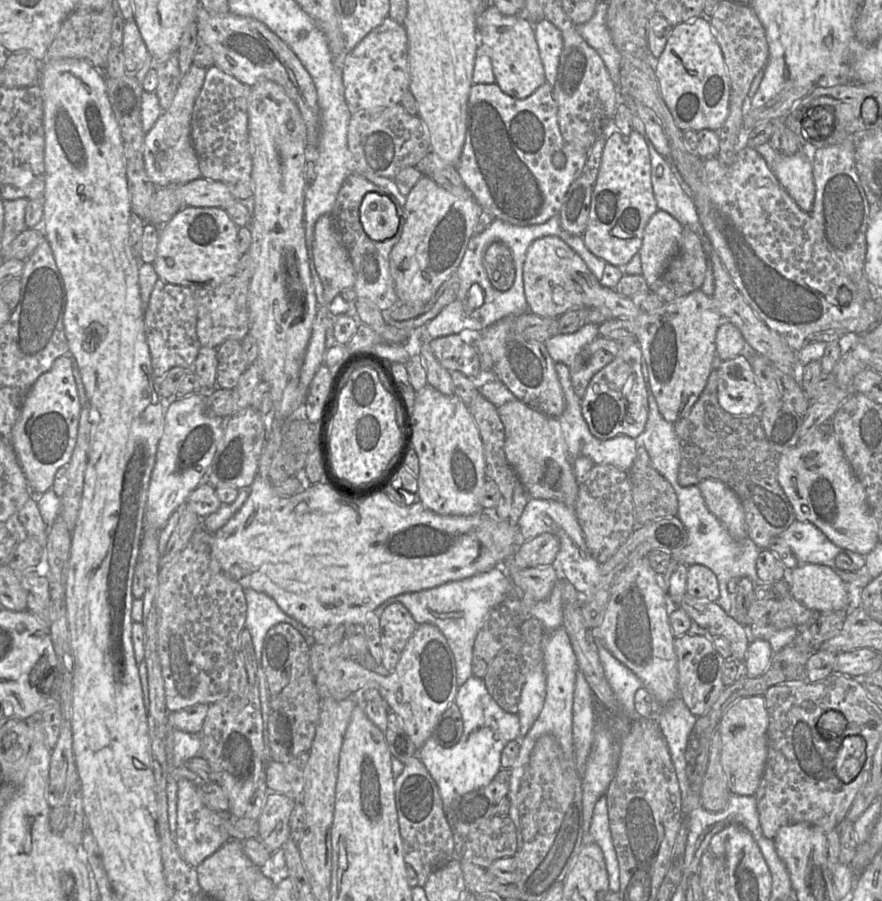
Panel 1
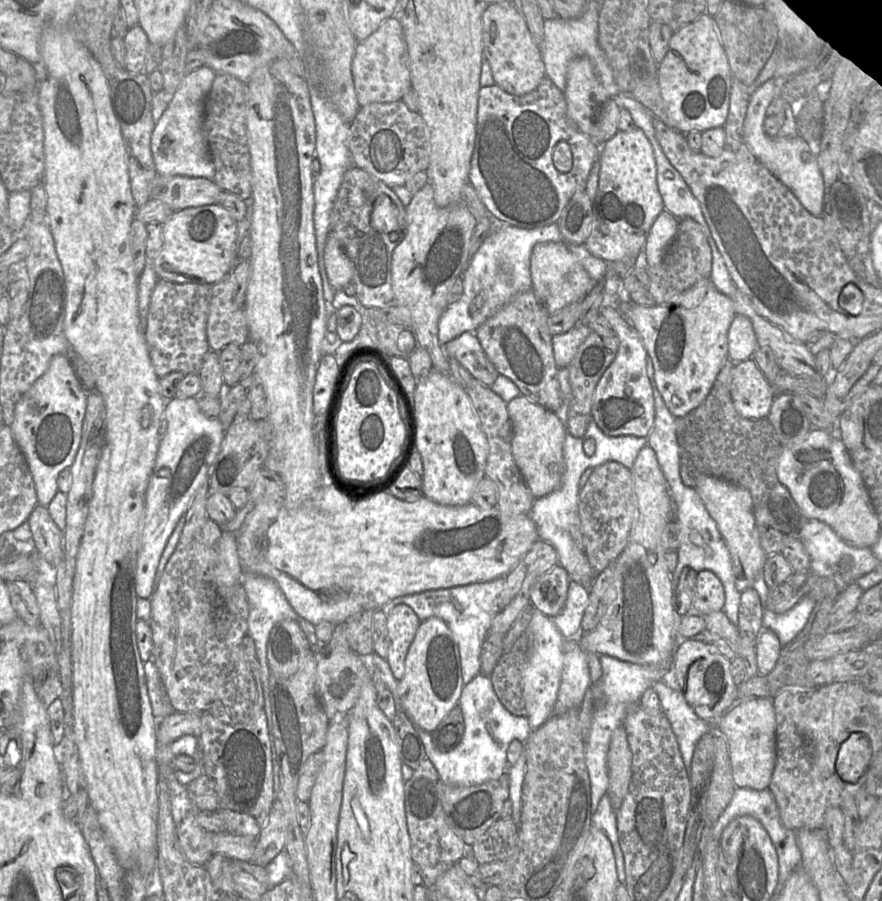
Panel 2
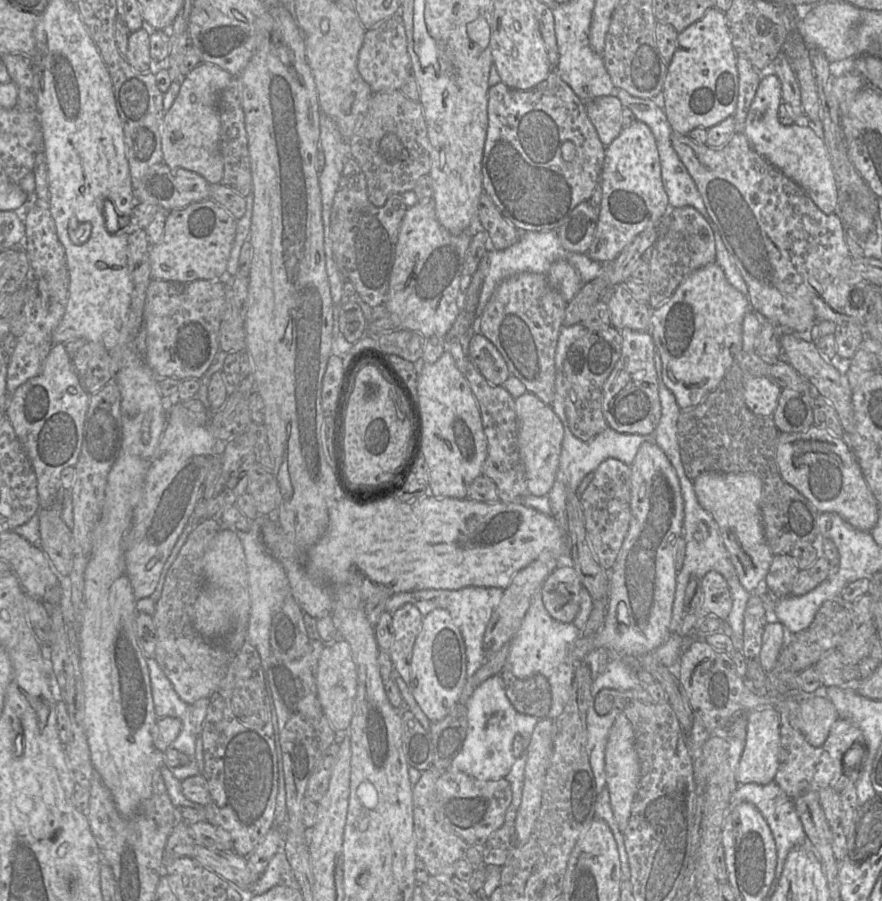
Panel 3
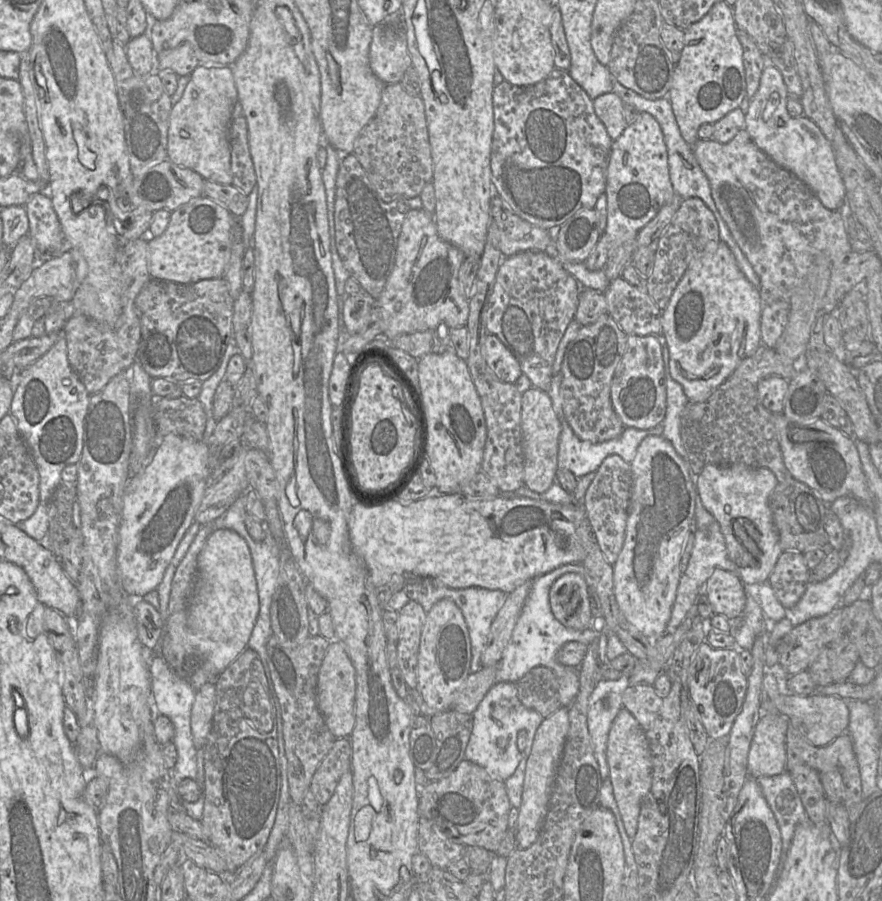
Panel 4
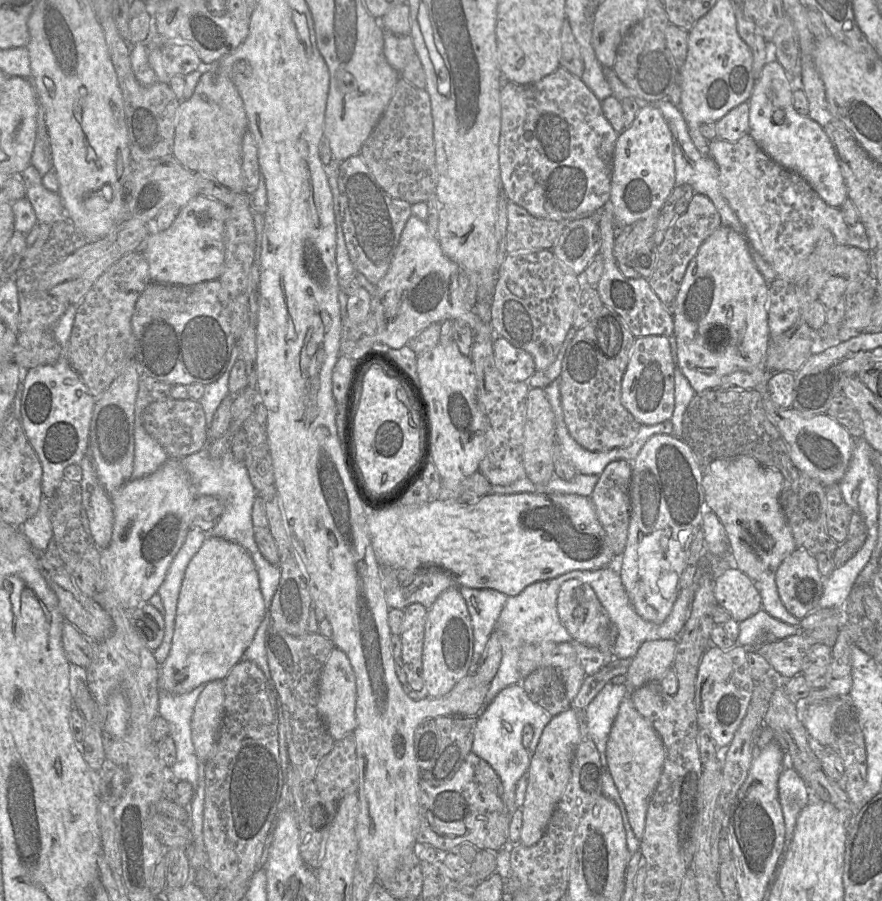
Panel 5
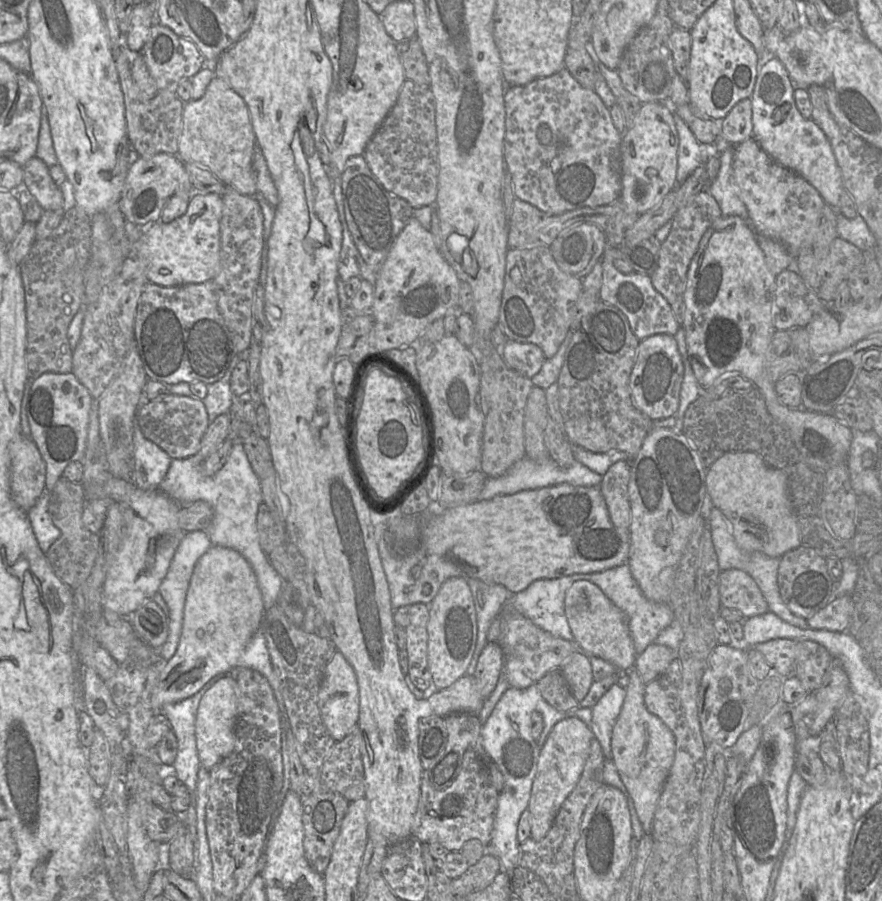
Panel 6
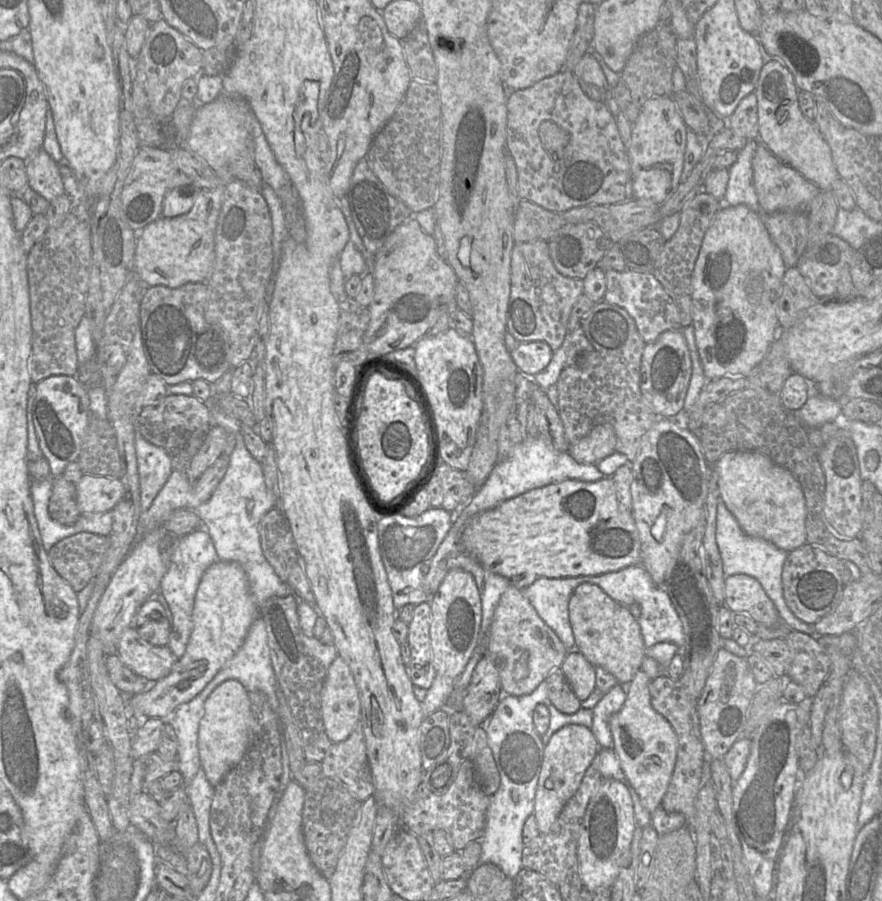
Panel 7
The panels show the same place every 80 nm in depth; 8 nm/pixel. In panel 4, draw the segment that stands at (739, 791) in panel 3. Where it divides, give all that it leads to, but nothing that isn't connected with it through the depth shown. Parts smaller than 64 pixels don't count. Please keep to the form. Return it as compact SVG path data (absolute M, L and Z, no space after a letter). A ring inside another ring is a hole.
M784 771L774 776L760 777L757 779L757 781L759 783L763 796L765 797L771 811L775 816L781 834L782 853L779 868L777 869L778 875L783 866L786 853L791 845L796 827L800 823L808 821L808 819L801 799L797 793L795 784L788 771Z

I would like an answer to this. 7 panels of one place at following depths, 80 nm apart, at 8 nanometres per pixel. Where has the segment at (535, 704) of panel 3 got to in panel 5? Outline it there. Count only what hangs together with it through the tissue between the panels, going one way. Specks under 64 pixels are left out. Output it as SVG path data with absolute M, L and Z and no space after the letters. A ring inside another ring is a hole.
M541 667L522 679L521 685L529 699L555 716L571 708L560 670Z

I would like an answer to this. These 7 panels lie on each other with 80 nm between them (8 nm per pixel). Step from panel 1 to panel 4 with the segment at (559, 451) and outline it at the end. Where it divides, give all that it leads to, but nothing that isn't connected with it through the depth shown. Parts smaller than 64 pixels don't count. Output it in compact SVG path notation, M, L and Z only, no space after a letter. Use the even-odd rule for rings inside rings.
M533 386L522 393L521 433L524 456L524 484L536 493L544 493L556 480L561 424L547 392Z

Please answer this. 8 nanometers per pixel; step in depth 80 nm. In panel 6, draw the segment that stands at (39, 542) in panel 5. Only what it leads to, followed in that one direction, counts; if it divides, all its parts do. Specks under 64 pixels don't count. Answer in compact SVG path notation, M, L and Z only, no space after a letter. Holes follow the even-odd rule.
M44 491L35 505L27 512L39 547L45 554L61 534L48 514L49 499L50 492Z

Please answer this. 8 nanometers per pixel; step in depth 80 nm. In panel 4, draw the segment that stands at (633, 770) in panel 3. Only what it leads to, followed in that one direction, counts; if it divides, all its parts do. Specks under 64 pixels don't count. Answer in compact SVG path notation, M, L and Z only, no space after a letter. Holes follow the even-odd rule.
M623 707L619 710L609 732L607 762L614 797L627 835L632 839L638 829L641 803L652 784L652 758L644 731L635 717Z

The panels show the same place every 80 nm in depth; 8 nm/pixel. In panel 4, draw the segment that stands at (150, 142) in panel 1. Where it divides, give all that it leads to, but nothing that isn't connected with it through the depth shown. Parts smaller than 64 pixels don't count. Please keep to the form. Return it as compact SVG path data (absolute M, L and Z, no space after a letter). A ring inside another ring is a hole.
M198 66L190 75L183 96L170 112L167 159L197 172L204 180L232 185L229 126L238 91L230 66Z

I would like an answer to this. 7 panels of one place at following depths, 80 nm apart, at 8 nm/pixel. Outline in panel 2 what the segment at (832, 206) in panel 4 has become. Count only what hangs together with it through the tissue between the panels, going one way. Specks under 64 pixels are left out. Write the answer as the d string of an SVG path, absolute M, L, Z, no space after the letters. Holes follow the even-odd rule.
M774 75L752 92L744 120L743 142L753 155L795 194L809 213L821 216L824 205L824 182L815 151L799 135L795 137L769 136L764 130L766 110L775 97L780 97L780 88L788 79Z

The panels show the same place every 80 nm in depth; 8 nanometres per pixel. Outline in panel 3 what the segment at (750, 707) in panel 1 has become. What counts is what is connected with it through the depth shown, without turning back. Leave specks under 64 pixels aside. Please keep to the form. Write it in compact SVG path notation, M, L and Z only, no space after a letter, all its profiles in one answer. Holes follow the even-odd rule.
M759 708L745 712L747 717L747 733L745 746L735 771L735 779L739 785L756 783L766 785L774 781L780 765L780 719L775 708Z

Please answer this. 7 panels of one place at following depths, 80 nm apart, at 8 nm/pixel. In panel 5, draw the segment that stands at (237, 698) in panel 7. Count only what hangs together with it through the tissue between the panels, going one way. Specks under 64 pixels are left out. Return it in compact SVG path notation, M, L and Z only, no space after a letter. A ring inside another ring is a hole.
M213 680L206 684L196 701L192 716L192 742L198 760L206 762L216 744L224 700L224 680Z

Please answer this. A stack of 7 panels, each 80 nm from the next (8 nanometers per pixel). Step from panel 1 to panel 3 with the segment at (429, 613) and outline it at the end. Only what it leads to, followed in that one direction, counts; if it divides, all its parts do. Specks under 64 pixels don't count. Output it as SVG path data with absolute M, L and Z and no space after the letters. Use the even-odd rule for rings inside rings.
M465 587L460 590L426 589L411 592L401 592L392 595L386 603L385 611L393 614L404 604L415 605L423 617L436 608L449 611L455 625L459 628L466 648L466 675L472 677L484 664L486 657L483 649L483 640L488 623L498 606L503 590L497 587Z

